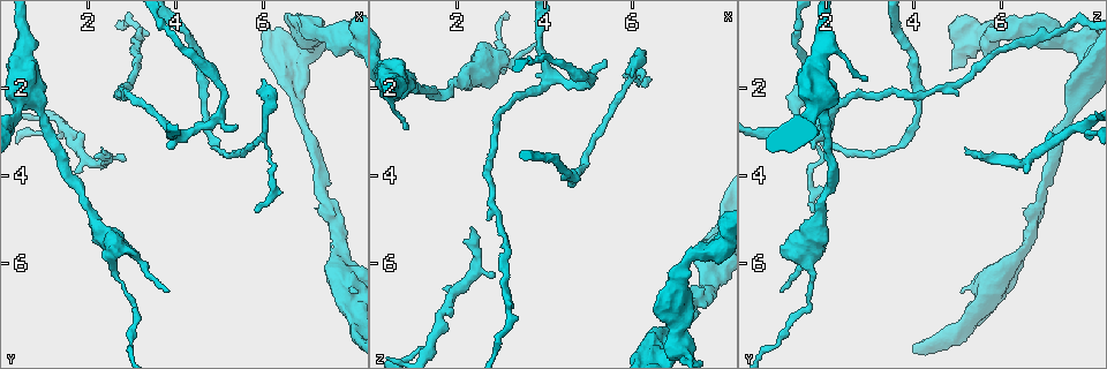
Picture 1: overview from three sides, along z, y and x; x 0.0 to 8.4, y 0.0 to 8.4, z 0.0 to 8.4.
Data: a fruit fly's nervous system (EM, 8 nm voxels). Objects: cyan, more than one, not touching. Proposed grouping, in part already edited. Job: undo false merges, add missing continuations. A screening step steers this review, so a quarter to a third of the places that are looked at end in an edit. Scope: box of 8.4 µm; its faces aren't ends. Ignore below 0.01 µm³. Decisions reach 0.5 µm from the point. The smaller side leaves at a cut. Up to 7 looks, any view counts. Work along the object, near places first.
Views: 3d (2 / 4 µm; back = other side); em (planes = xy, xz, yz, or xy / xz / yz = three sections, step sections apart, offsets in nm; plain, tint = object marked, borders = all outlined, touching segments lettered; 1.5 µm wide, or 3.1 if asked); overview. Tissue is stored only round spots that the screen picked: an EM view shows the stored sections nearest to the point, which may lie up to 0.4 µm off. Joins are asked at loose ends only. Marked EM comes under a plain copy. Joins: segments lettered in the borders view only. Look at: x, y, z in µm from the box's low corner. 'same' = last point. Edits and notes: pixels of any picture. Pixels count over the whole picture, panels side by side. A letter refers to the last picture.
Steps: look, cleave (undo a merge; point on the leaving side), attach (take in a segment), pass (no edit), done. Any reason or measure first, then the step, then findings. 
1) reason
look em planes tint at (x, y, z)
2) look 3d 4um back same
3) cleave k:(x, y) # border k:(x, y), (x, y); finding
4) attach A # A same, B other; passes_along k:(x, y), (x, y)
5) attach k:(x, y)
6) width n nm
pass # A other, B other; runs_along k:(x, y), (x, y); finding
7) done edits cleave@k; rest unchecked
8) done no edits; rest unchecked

a narrow waist
look 3d 2um at (7.30, 4.10, 6.95)

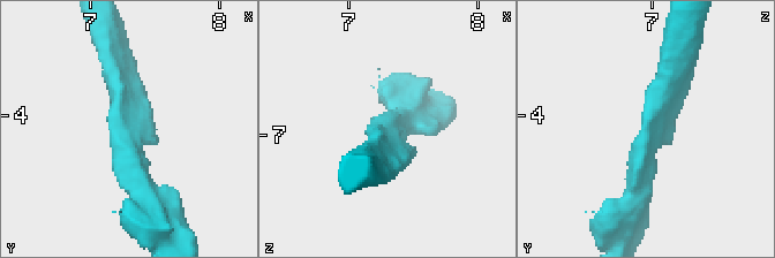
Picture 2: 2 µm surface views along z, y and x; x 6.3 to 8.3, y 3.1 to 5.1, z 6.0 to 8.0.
arm_widths 220, 240 nm; need the tissue
look em planes tint at (7.28, 4.10, 6.98)

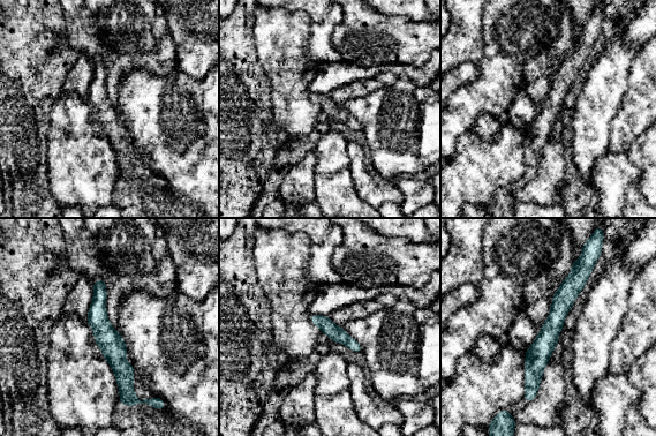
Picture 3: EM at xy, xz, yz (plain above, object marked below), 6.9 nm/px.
what lies round it
look em planes borders same

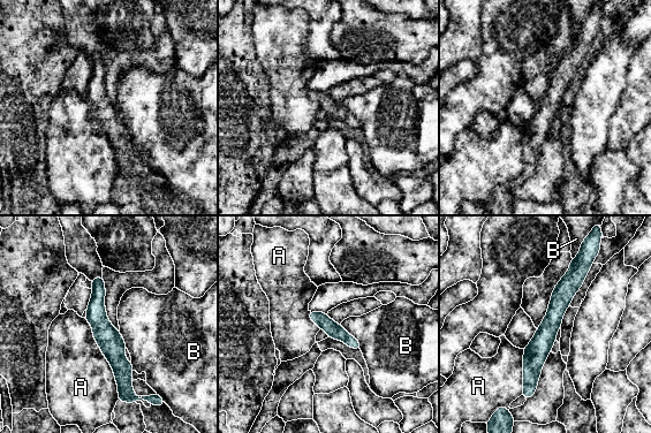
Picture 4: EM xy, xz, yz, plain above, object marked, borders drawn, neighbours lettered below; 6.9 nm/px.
pass # A other, B other; border 4:(83, 318), (111, 366), (118, 400); all the same neuron

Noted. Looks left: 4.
look 3d 4um at (4.45, 1.30, 1.45)

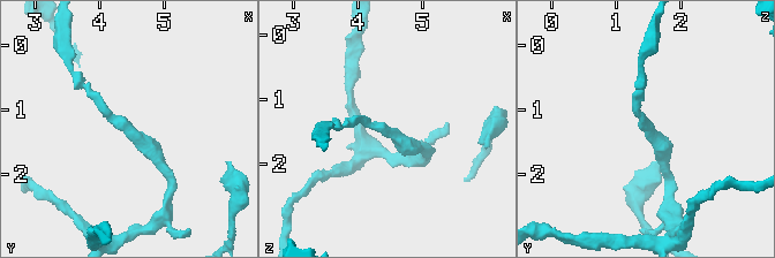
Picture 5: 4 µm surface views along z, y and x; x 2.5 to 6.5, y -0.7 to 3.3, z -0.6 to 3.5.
look em planes borders at (4.40, 1.35, 1.50)

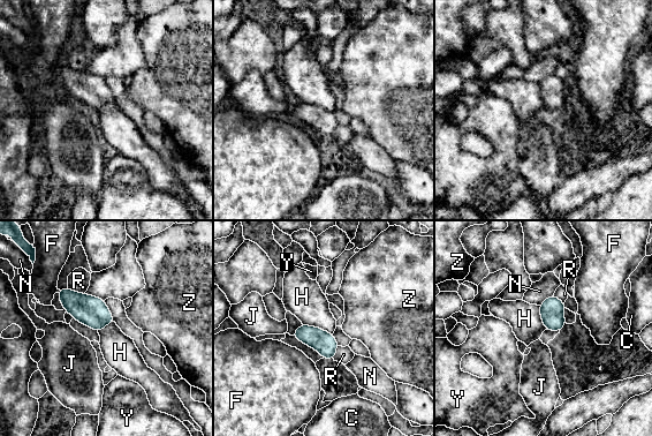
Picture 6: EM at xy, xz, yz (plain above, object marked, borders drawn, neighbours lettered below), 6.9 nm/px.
pass # C other, F other, H other, J other, N other, R other, Y other, Z other; border 6:(302, 323), (332, 333); one neuron here

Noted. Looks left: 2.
done no edits; rest unchecked

